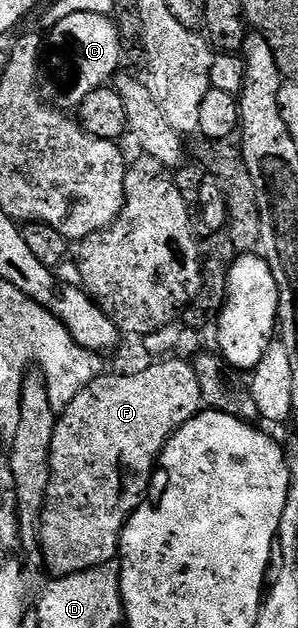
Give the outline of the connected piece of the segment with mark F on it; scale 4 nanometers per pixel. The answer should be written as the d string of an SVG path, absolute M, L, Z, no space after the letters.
M176 356L167 357L165 360L155 361L146 372L132 376L118 375L106 372L106 375L95 376L90 383L60 411L54 423L52 432L52 448L50 449L50 483L46 493L46 506L42 509L42 524L40 527L40 551L46 557L46 566L51 570L51 575L65 576L79 574L85 570L91 570L97 566L109 566L119 557L122 545L122 529L126 522L134 514L134 509L146 497L150 489L150 481L154 479L154 471L158 465L158 459L162 456L162 450L168 444L168 440L188 420L195 418L203 409L202 393L200 392L200 380L196 376L193 365L189 361L181 362Z

